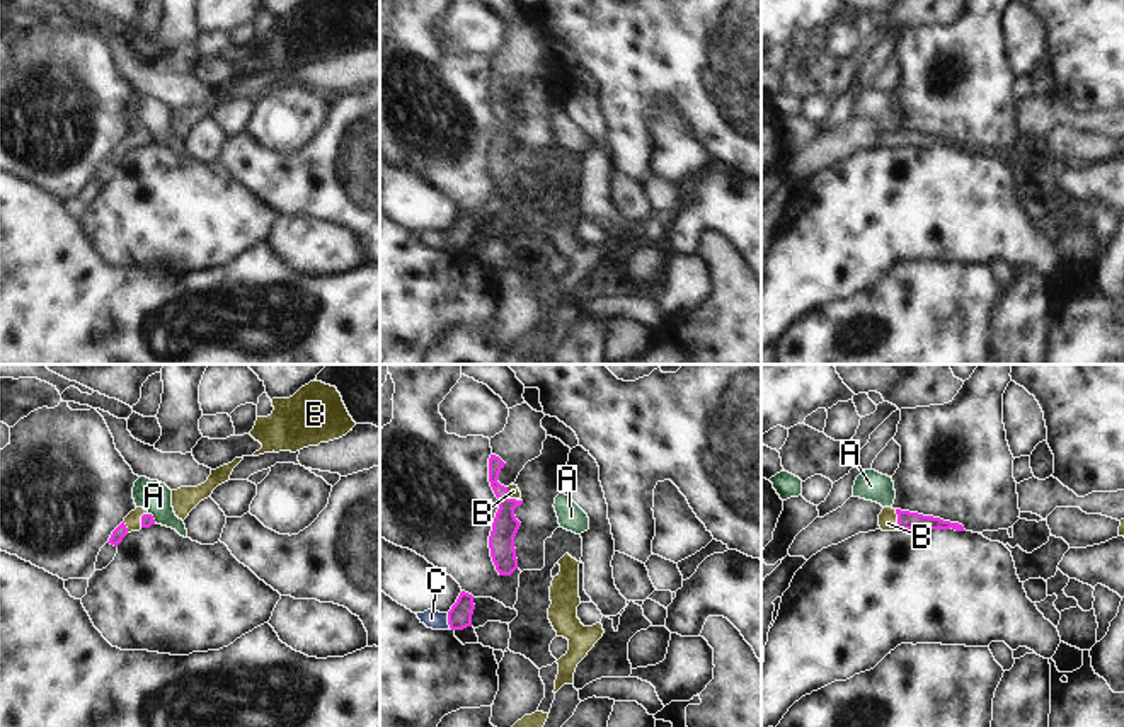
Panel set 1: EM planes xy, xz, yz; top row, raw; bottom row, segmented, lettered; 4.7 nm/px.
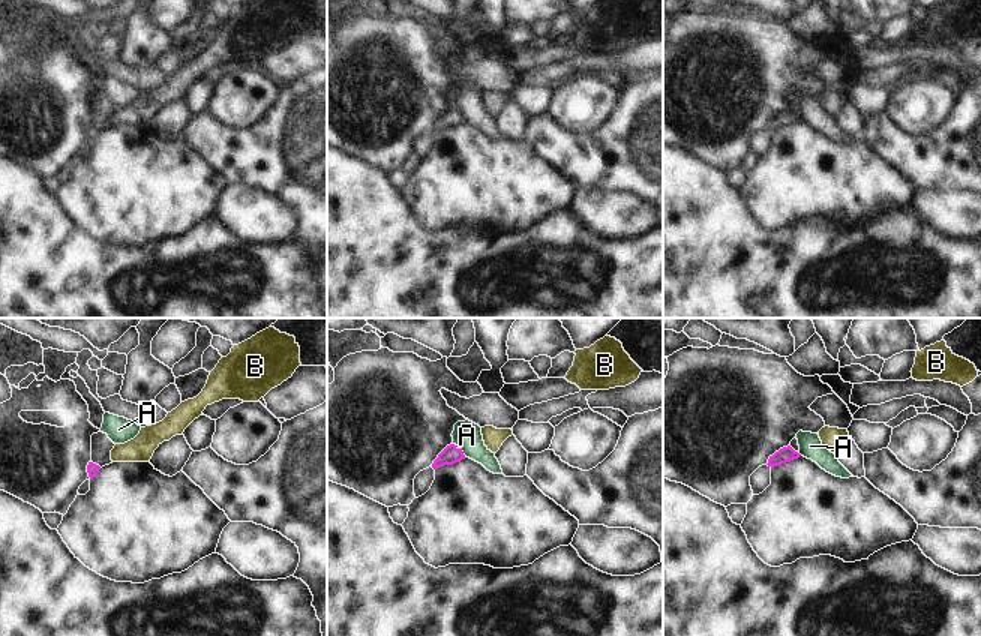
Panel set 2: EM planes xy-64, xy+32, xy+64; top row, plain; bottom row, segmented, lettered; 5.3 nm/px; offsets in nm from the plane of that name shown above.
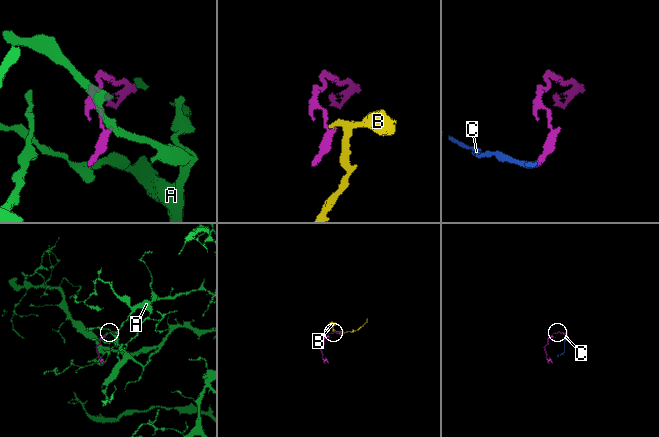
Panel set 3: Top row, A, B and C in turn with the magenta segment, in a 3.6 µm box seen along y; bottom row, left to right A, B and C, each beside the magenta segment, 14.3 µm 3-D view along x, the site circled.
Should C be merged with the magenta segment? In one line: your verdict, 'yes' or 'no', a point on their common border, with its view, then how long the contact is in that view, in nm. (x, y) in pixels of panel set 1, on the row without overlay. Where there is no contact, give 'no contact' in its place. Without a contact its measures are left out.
yes; meets magenta in xz at (448, 239); contact 70 nm long

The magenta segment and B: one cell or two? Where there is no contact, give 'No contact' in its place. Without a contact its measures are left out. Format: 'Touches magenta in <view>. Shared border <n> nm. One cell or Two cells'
Touches magenta in yz. Shared border 100 nm. One cell.

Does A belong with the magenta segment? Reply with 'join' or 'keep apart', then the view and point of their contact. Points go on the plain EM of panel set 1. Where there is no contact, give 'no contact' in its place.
keep apart | xy (152, 137)

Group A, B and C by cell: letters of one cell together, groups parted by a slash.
A / B C

